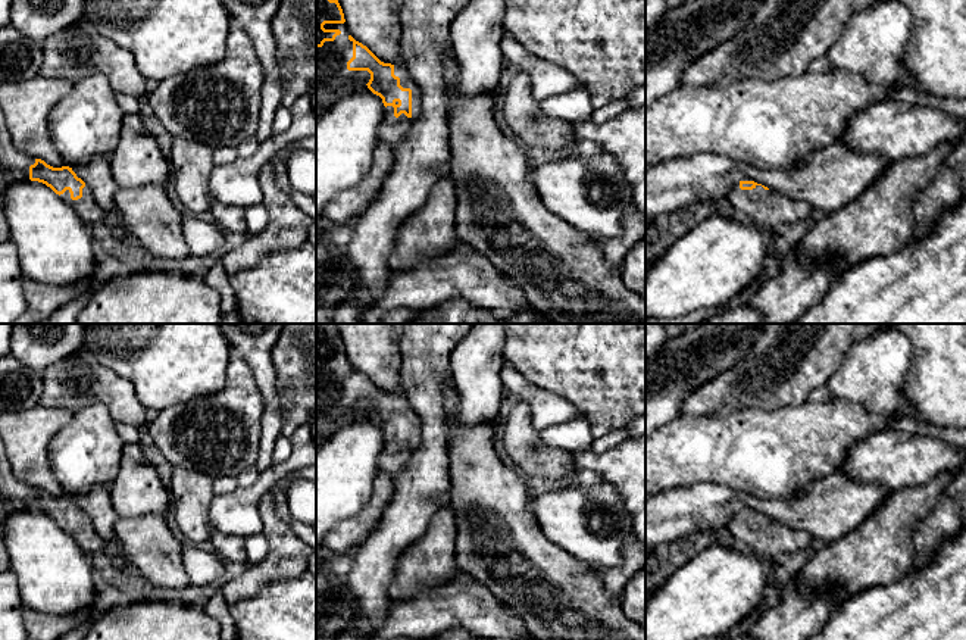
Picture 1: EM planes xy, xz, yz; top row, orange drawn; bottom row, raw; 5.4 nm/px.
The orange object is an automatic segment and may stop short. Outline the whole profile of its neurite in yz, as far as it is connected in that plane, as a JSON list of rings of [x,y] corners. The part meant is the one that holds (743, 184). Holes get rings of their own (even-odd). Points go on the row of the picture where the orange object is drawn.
[[[740,181],[726,200],[747,219],[773,231],[779,225],[794,225],[812,215],[806,202],[791,200],[754,181]]]

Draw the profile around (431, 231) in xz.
[[[450,178],[440,179],[426,203],[410,215],[397,232],[388,257],[393,271],[412,271],[416,265],[451,252],[456,237],[457,197]]]

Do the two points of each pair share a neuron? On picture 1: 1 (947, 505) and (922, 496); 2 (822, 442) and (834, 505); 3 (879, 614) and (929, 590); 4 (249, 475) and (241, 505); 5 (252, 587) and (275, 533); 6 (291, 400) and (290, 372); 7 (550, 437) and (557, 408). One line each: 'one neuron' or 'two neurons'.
1: two neurons
2: two neurons
3: one neuron
4: two neurons
5: one neuron
6: one neuron
7: two neurons

